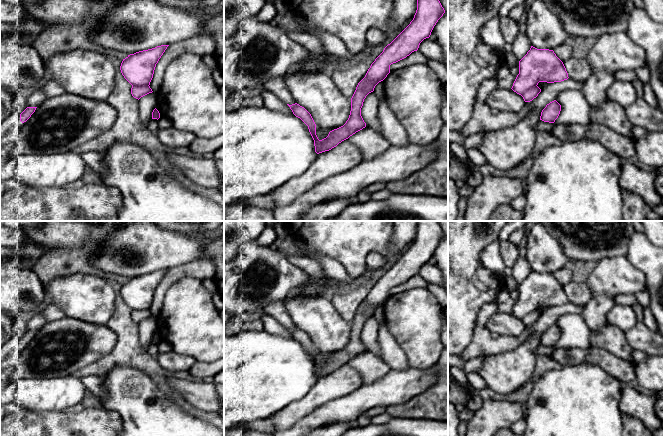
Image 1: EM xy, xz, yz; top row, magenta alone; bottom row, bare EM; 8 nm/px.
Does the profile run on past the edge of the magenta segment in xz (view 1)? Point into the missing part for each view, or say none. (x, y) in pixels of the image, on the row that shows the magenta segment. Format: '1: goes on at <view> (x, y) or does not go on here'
1: does not go on here

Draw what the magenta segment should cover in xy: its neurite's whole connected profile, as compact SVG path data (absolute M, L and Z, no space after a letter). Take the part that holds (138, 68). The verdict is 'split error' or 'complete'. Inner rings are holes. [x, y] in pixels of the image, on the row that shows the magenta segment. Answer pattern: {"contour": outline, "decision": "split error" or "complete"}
{"contour": "M161 45L128 55L123 59L120 70L124 78L132 85L131 94L134 98L152 93L150 82L159 59L169 45Z", "decision": "complete"}

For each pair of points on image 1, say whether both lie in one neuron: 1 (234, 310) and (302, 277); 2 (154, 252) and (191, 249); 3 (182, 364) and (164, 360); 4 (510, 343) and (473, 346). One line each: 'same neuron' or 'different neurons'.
1: same neuron
2: same neuron
3: same neuron
4: same neuron

